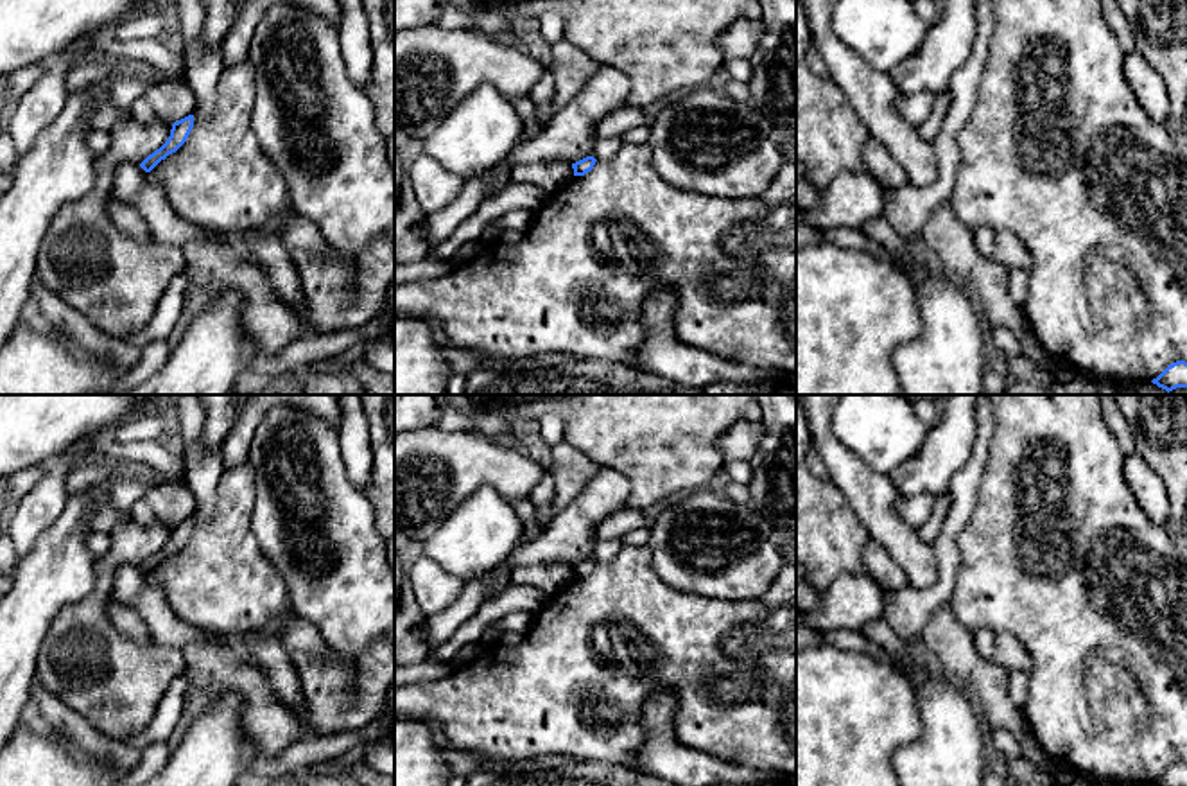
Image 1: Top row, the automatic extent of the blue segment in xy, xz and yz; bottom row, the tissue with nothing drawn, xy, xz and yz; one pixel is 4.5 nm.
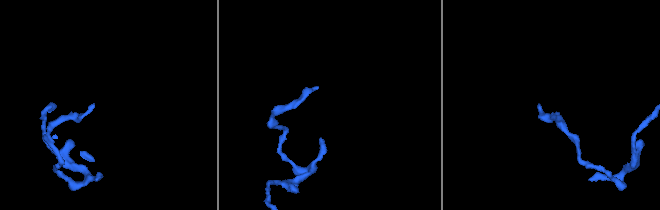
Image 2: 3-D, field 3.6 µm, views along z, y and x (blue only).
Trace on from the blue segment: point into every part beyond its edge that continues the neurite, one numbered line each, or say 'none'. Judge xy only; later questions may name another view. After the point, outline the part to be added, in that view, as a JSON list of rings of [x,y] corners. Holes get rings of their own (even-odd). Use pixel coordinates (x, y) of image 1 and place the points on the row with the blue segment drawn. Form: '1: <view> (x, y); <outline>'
none

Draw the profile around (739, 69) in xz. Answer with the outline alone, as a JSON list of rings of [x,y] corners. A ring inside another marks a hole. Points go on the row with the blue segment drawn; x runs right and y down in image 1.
[[[730,57],[723,61],[724,68],[732,75],[732,79],[741,81],[741,83],[749,83],[753,75],[753,66],[748,59],[744,57]]]

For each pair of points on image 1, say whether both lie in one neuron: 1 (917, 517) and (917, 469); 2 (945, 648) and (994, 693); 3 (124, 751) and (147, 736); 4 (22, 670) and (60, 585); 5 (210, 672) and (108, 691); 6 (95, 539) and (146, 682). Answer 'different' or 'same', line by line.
1: different
2: same
3: different
4: same
5: different
6: different

